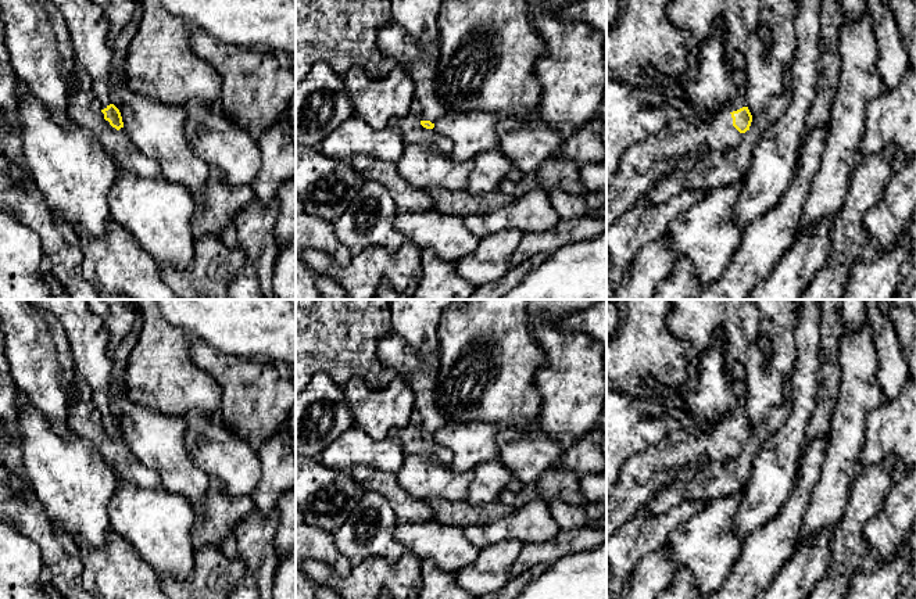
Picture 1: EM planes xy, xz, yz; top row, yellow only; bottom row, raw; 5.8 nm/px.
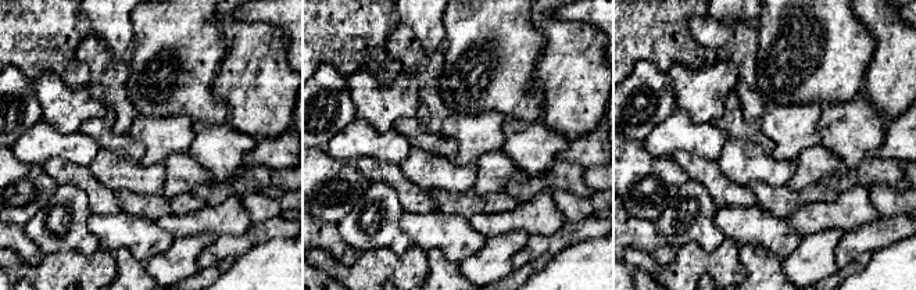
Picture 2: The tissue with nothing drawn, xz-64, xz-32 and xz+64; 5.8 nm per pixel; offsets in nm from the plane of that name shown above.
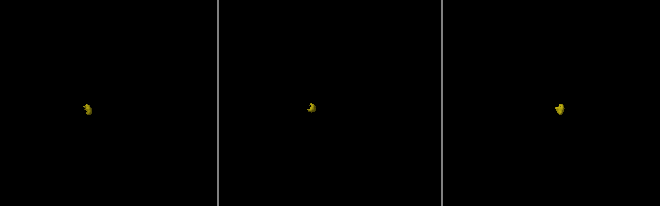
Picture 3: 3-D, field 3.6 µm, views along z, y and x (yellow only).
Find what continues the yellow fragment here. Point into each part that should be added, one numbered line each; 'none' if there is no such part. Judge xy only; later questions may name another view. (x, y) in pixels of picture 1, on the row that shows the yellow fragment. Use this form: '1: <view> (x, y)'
1: xy (88, 25)

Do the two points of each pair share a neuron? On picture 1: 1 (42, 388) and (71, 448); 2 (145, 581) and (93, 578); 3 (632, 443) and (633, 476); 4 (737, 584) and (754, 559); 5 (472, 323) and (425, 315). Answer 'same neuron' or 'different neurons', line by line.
1: different neurons
2: same neuron
3: different neurons
4: same neuron
5: different neurons

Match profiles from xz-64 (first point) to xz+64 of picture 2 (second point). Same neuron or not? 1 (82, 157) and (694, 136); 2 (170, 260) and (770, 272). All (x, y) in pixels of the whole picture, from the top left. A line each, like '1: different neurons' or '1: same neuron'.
1: same neuron
2: different neurons

